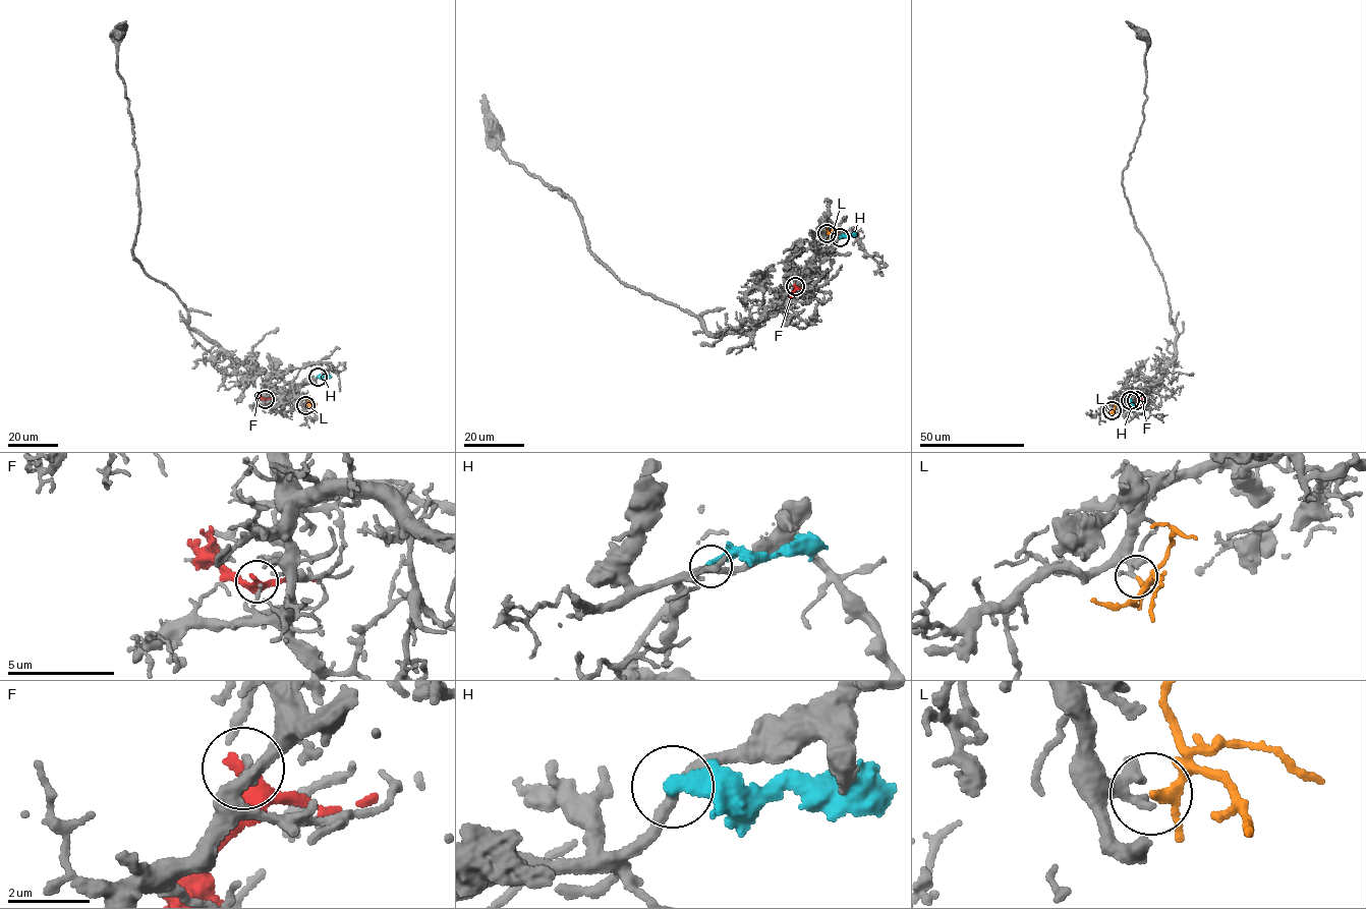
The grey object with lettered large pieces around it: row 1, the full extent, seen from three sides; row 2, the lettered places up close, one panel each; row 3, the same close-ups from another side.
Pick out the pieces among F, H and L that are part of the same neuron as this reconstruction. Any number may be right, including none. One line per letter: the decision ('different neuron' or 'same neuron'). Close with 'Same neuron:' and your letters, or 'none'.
F: different neuron
H: different neuron
L: same neuron
Same neuron: L

